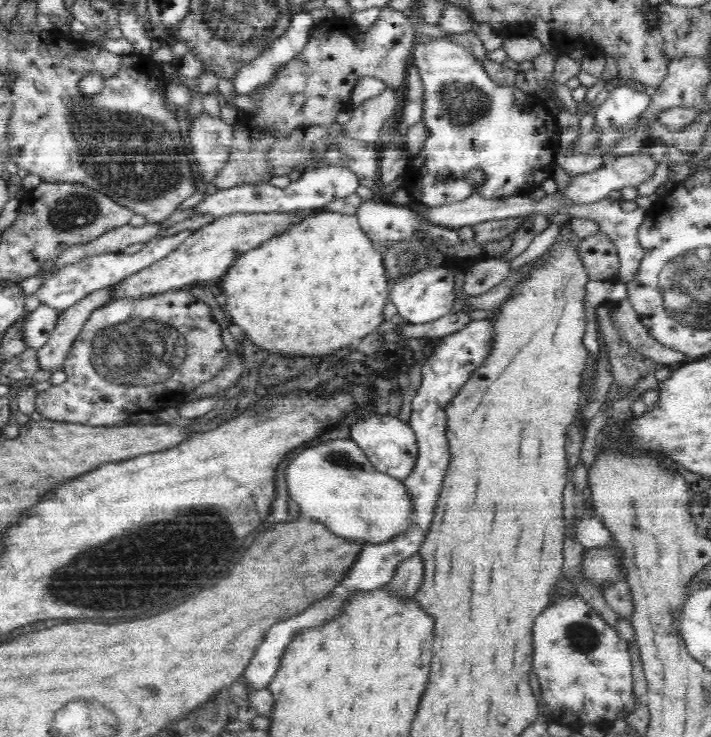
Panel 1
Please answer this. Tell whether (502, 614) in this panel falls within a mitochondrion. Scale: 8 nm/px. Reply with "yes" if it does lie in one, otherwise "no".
no

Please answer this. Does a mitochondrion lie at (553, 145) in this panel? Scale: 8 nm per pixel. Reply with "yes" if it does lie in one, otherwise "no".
no

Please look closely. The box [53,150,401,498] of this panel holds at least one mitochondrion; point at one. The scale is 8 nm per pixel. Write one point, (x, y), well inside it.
(142, 355)

